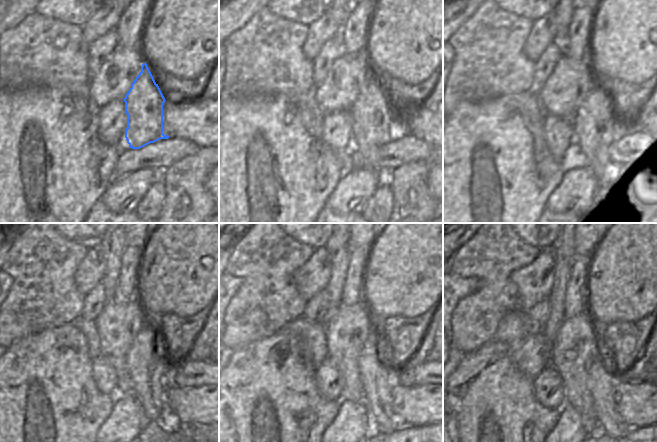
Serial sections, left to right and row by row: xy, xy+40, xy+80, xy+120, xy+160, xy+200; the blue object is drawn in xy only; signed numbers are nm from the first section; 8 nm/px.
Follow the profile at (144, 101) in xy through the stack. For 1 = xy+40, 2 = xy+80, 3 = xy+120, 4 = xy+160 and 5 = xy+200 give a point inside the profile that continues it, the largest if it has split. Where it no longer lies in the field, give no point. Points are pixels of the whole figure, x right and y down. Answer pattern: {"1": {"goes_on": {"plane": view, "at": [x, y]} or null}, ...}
{"1": {"goes_on": {"plane": "xy+40", "at": [373, 123]}}, "2": {"goes_on": {"plane": "xy+80", "at": [595, 129]}}, "3": {"goes_on": {"plane": "xy+120", "at": [148, 370]}}, "4": {"goes_on": {"plane": "xy+160", "at": [376, 378]}}, "5": {"goes_on": {"plane": "xy+200", "at": [600, 380]}}}

